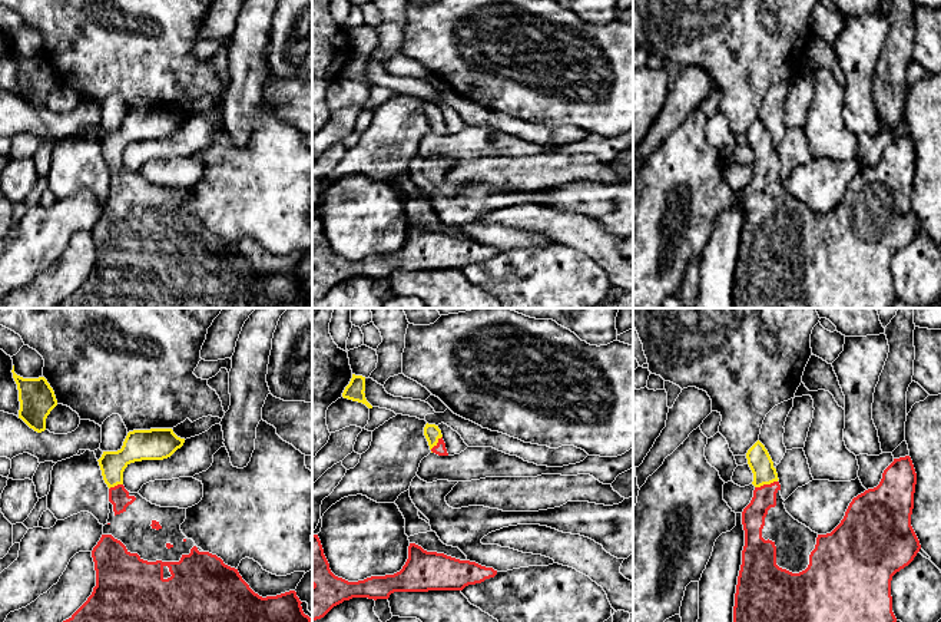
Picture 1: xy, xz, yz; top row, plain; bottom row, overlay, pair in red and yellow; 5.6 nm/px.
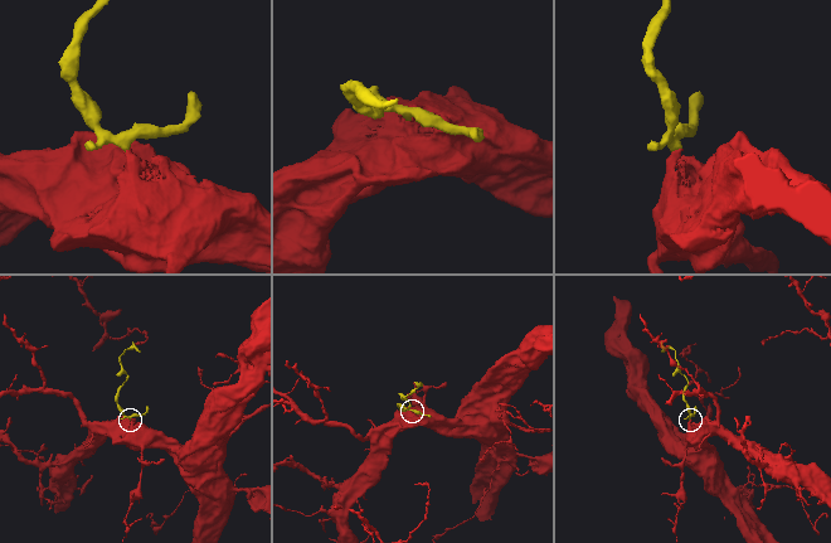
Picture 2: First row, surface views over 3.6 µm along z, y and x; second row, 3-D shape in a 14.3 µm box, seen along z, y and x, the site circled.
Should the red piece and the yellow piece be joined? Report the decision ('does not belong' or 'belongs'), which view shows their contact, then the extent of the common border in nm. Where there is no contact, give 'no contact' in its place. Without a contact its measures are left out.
belongs; contact in yz; length 130 nm

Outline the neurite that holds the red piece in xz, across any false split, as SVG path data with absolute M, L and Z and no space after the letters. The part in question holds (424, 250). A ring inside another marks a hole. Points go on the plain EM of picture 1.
M312 212L312 300L352 277L377 279L388 278L394 271L463 269L496 254L493 247L410 222L408 238L400 251L348 261L331 251L321 219Z

